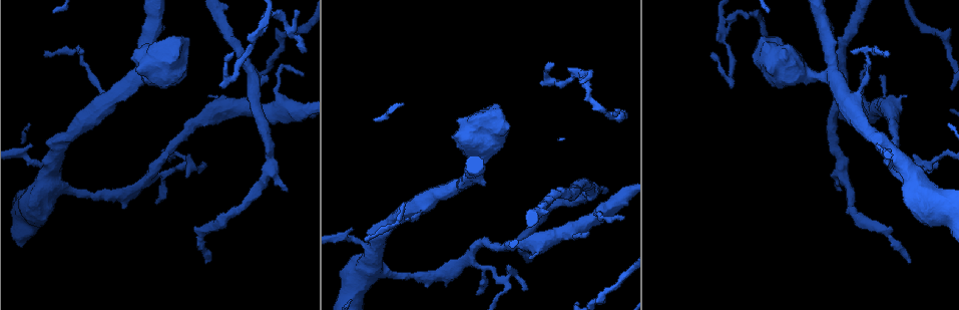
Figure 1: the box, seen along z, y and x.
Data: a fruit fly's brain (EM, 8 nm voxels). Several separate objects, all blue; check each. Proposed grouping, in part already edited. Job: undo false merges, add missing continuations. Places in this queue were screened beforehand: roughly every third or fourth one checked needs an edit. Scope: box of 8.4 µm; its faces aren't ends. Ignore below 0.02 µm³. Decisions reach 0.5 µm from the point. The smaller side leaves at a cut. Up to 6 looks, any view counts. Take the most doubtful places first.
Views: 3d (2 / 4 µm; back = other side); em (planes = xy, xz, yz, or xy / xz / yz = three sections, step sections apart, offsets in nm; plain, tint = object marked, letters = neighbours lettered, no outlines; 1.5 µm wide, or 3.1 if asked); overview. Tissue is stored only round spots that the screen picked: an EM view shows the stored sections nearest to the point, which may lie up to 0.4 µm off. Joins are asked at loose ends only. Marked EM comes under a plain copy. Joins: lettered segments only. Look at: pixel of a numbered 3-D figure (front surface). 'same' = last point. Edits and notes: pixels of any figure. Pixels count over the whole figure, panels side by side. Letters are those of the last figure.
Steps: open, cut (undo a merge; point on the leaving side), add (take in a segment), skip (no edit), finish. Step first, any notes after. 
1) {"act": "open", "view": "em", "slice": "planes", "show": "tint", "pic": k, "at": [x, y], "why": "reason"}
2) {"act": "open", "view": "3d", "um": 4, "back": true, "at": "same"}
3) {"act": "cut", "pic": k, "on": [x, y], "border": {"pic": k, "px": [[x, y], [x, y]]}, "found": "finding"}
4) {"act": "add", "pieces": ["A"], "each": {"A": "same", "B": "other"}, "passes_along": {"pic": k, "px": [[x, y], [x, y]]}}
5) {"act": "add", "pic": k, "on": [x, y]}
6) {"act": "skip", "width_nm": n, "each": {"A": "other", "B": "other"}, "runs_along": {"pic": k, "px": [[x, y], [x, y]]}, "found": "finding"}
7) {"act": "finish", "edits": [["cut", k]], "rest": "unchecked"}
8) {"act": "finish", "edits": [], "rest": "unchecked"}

{"act": "open", "view": "em", "slice": "planes", "show": "letters", "pic": 1, "at": [205, 263], "why": "long arm stops here"}

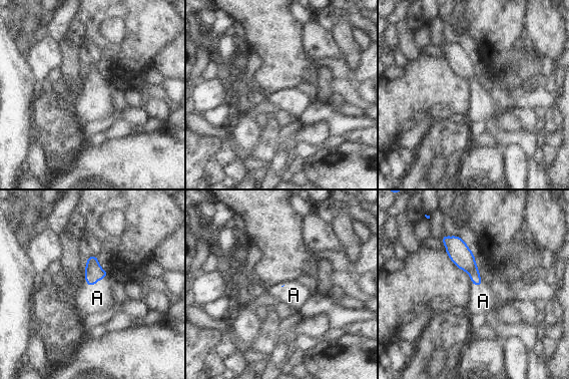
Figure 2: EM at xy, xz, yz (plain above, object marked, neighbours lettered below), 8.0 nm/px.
{"act": "add", "pieces": ["A"], "each": {"A": "same"}, "passes_along": {"pic": 2, "px": [[93, 272], [97, 280], [97, 298]]}, "found": "the cell continues"}

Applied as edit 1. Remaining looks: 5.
{"act": "open", "view": "3d", "um": 2, "pic": 1, "at": [302, 76], "why": "an open end"}

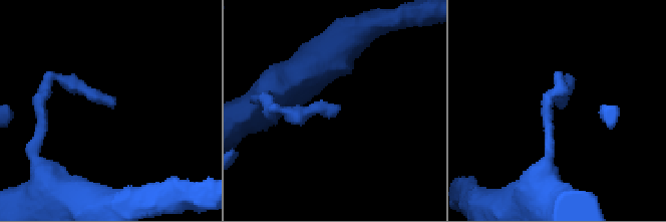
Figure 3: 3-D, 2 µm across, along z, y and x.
{"act": "open", "view": "em", "slice": "yz", "step": 4, "show": "tint", "pic": 3, "at": [563, 108]}

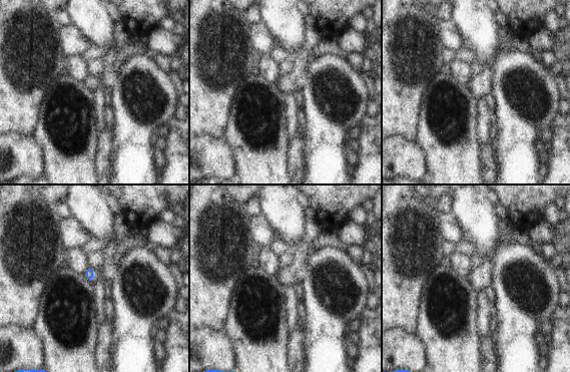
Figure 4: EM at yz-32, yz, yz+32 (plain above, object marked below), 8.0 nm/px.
{"act": "open", "view": "em", "slice": "planes", "show": "letters", "at": "same", "why": "another direction"}

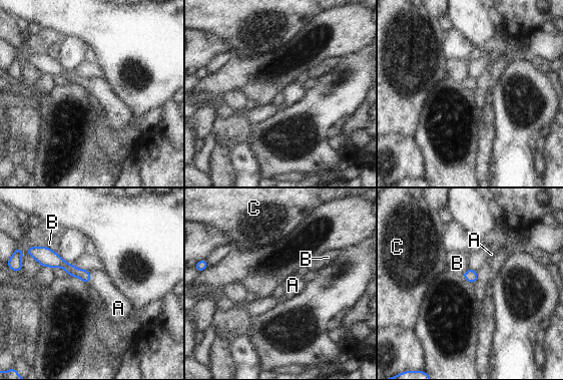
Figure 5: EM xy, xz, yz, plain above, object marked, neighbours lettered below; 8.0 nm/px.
{"act": "add", "pieces": ["A"], "width_nm": 90, "each": {"A": "same", "B": "other", "C": "other"}, "found": "the cell continues"}

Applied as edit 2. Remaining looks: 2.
{"act": "finish", "edits": [["add", 2], ["add", 5]], "rest": "unchecked"}

